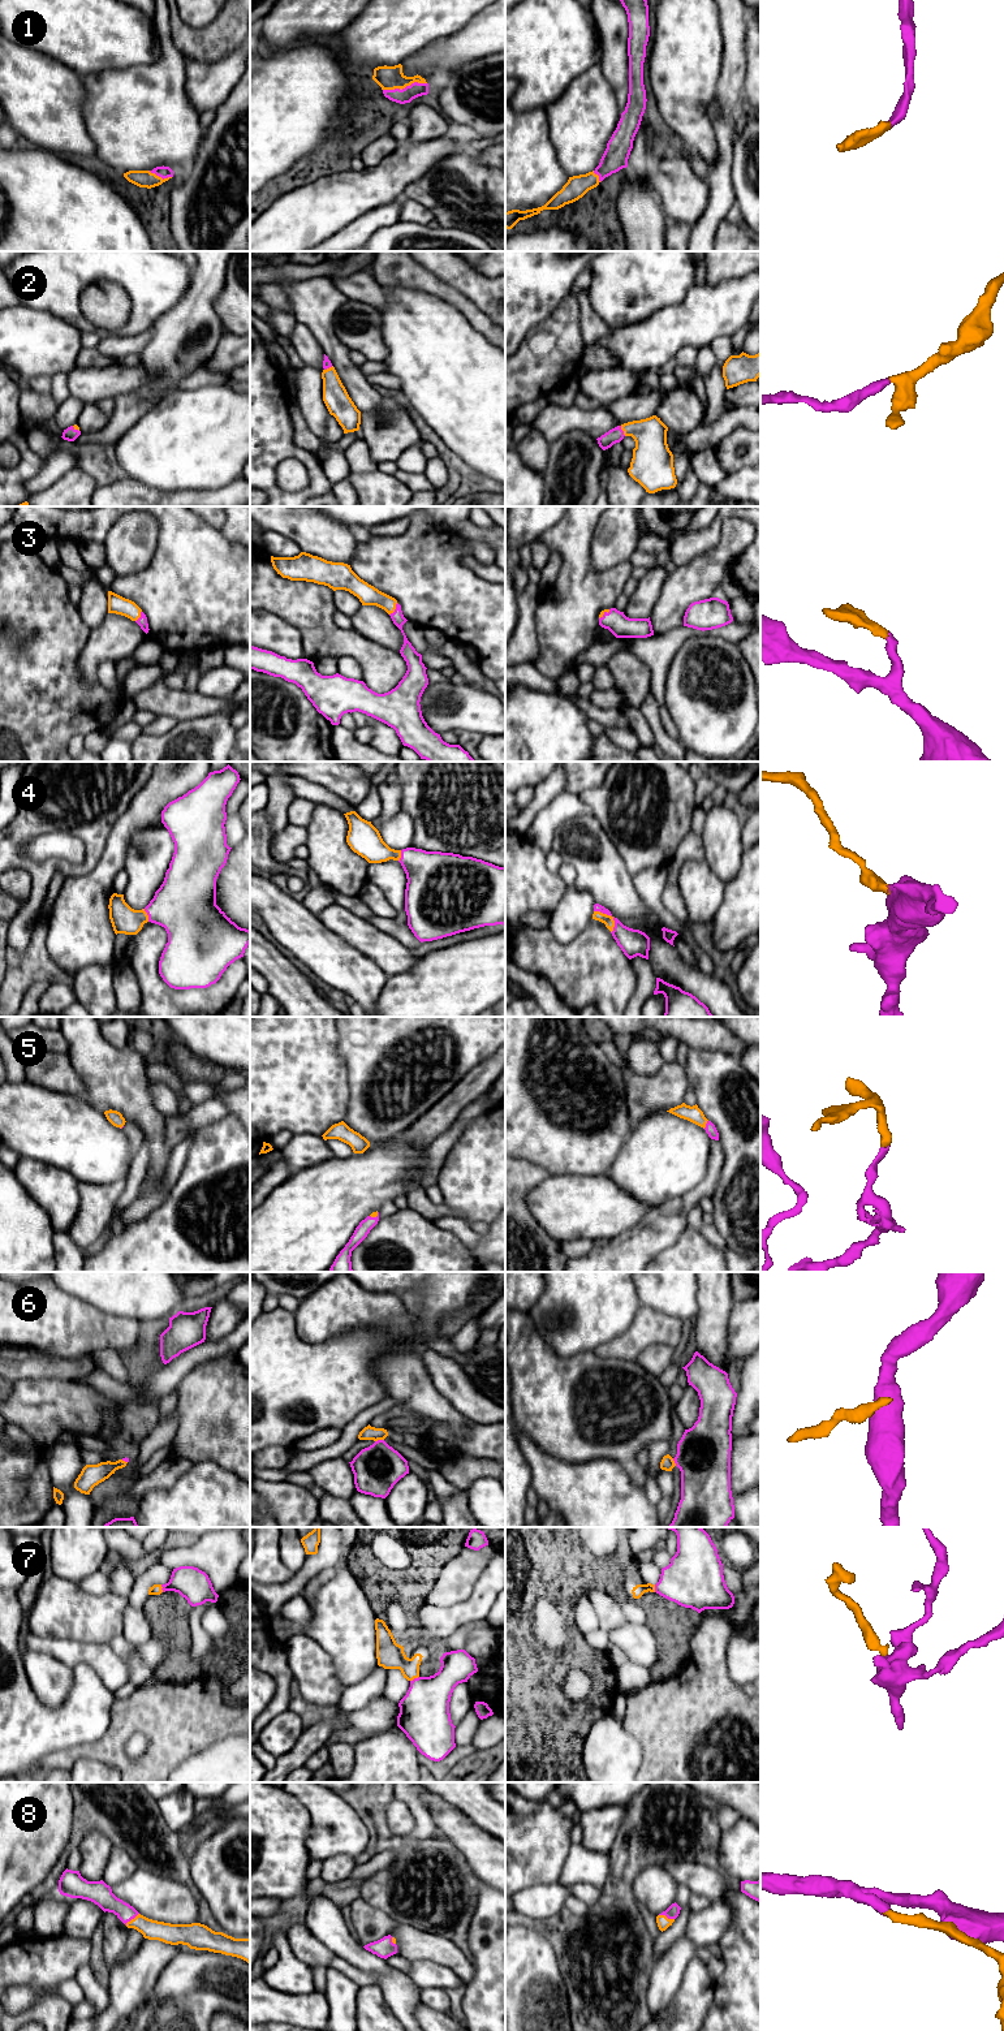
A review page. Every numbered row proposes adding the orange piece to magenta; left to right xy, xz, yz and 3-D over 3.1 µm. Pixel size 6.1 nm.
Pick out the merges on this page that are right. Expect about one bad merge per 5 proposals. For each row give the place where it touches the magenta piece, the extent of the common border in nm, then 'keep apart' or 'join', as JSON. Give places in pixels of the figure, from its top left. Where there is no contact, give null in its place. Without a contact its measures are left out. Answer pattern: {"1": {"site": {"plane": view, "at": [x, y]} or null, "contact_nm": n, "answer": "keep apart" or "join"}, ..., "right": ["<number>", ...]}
{"1": {"site": {"plane": "xz", "at": [405, 87]}, "contact_nm": 280, "answer": "join"}, "2": {"site": {"plane": "yz", "at": [623, 431]}, "contact_nm": 70, "answer": "join"}, "3": {"site": {"plane": "xz", "at": [395, 609]}, "contact_nm": 90, "answer": "join"}, "4": {"site": {"plane": "yz", "at": [611, 915]}, "contact_nm": 180, "answer": "join"}, "5": {"site": {"plane": "yz", "at": [706, 1124]}, "contact_nm": 60, "answer": "join"}, "6": {"site": {"plane": "xz", "at": [379, 1440]}, "contact_nm": 60, "answer": "keep apart"}, "7": {"site": {"plane": "xz", "at": [414, 1678]}, "contact_nm": 70, "answer": "join"}, "8": {"site": {"plane": "yz", "at": [667, 1917]}, "contact_nm": 100, "answer": "join"}, "right": ["1", "2", "3", "4", "5", "7", "8"]}

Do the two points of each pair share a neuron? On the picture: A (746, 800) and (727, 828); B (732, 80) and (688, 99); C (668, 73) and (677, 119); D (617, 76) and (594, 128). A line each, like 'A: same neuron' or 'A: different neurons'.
A: different neurons
B: different neurons
C: same neuron
D: different neurons

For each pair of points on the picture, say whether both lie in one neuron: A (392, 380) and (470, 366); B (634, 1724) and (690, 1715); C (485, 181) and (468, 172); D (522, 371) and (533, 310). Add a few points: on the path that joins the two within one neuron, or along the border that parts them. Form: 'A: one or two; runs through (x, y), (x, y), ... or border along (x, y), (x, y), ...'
A: two; border along (386, 370), (399, 379), (401, 389)
B: one; runs through (649, 1719), (676, 1719)
C: one; runs through (481, 181), (472, 176)
D: two; border along (560, 303), (538, 324)

